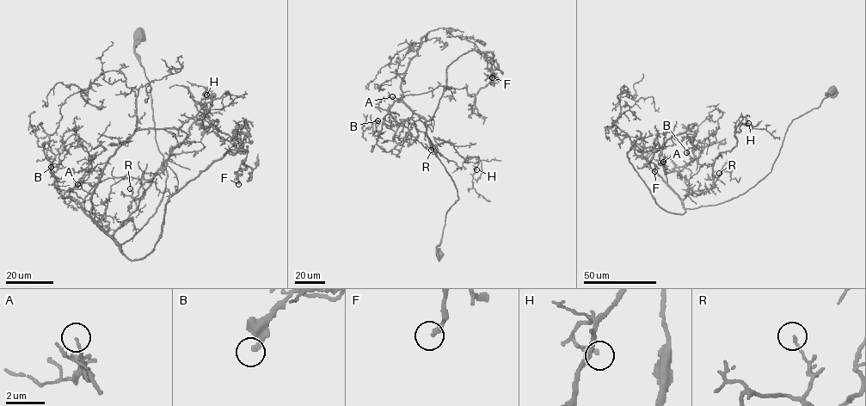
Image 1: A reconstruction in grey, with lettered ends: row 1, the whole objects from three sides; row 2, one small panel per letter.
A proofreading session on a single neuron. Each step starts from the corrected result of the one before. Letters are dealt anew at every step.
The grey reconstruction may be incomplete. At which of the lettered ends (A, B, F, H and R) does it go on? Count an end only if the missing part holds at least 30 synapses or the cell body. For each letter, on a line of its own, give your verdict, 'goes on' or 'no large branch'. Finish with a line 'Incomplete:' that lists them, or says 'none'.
A: no large branch
B: no large branch
F: no large branch
H: no large branch
R: no large branch
Incomplete: none

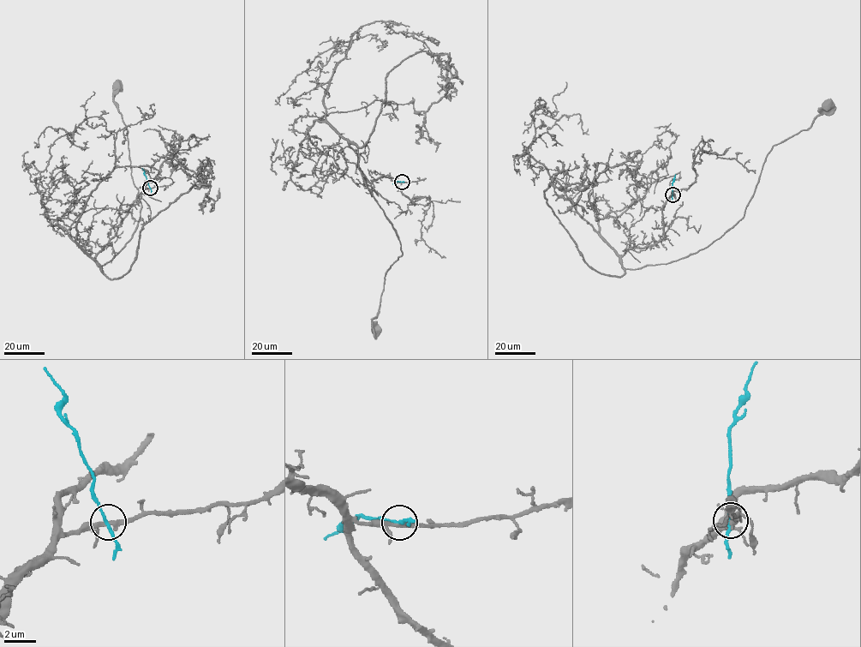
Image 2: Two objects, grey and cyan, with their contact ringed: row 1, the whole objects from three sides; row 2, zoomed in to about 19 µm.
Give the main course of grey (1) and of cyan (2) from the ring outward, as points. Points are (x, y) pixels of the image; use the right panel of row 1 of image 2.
1: (672, 194), (665, 238), (631, 248), (625, 268), (688, 257), (732, 229), (772, 146), (807, 130), (828, 104)
2: (672, 194), (676, 174)

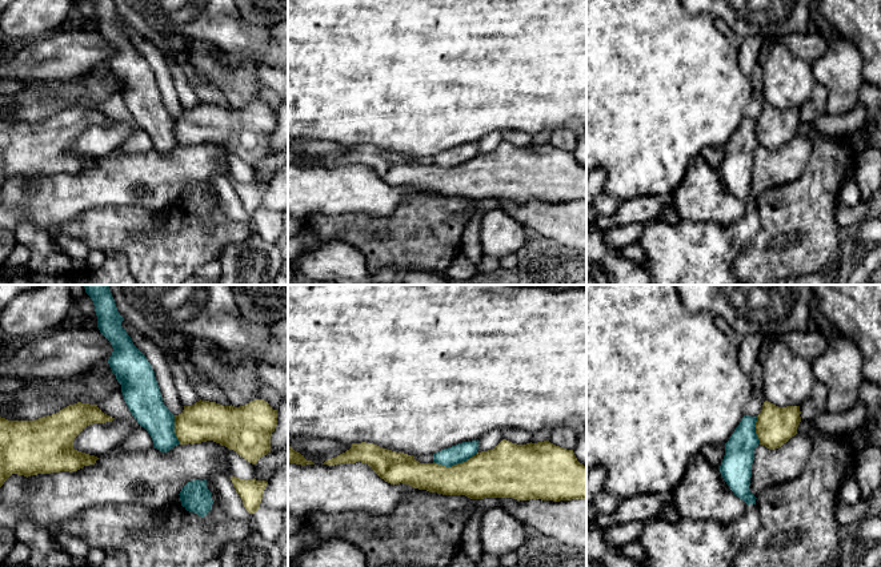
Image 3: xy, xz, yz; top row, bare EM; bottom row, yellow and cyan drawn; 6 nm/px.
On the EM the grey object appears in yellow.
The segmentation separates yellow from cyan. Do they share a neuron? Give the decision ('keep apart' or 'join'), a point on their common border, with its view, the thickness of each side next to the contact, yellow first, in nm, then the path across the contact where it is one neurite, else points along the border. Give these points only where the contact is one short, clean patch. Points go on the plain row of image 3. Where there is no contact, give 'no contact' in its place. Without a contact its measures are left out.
keep apart; meets yellow in xz at (455, 167); 280 nm thick on the yellow side, 120 nm on the other; border along xz (477, 155), (451, 168), (441, 168), (433, 164)

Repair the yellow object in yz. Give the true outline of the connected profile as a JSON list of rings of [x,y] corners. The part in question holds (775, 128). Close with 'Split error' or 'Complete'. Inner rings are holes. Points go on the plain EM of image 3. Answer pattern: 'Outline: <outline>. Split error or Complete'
Outline: [[[765,102],[756,124],[760,146],[774,152],[786,145],[797,136],[800,116],[800,108],[778,109]]]. Complete

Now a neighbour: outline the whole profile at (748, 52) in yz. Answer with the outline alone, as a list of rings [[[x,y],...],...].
[[[761,36],[744,37],[742,44],[738,48],[738,65],[745,76],[752,76],[754,67],[757,65],[757,57],[762,47]]]

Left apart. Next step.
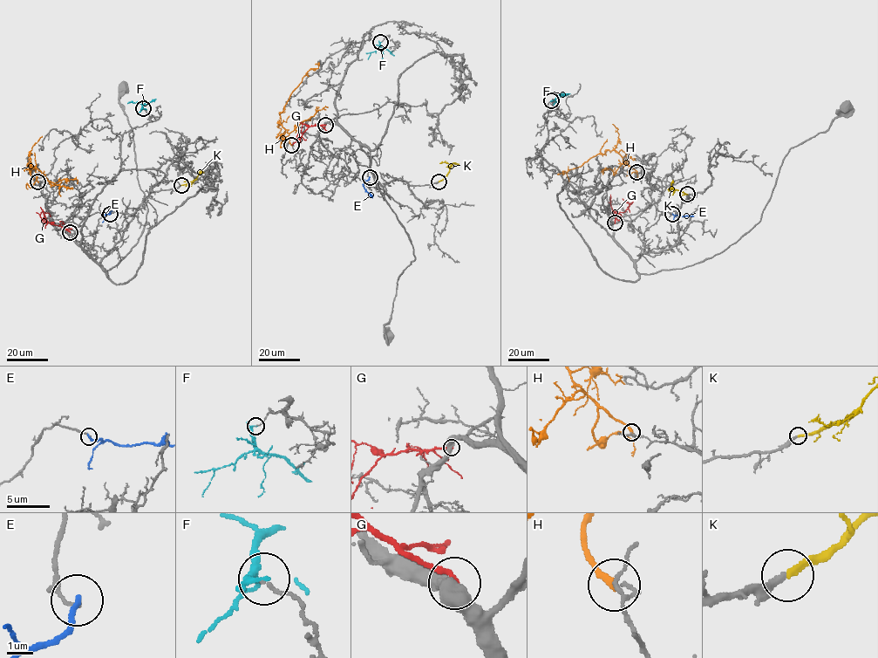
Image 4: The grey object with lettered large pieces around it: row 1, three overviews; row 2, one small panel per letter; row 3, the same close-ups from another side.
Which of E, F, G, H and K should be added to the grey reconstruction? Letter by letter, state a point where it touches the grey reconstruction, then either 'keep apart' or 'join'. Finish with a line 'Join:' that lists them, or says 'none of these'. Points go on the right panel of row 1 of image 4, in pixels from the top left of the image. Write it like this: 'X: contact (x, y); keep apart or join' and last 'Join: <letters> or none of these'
E: contact (672, 214); keep apart
F: contact (551, 100); keep apart
G: contact (615, 222); keep apart
H: contact (636, 172); keep apart
K: contact (687, 194); join
Join: K

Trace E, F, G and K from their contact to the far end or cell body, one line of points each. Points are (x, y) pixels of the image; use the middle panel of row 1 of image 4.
E: (370, 177), (363, 187), (373, 195)
F: (380, 42), (380, 47), (371, 51), (368, 59)
G: (325, 125), (309, 126), (296, 140), (298, 135), (306, 140)
K: (438, 181), (446, 175), (451, 166), (442, 163)

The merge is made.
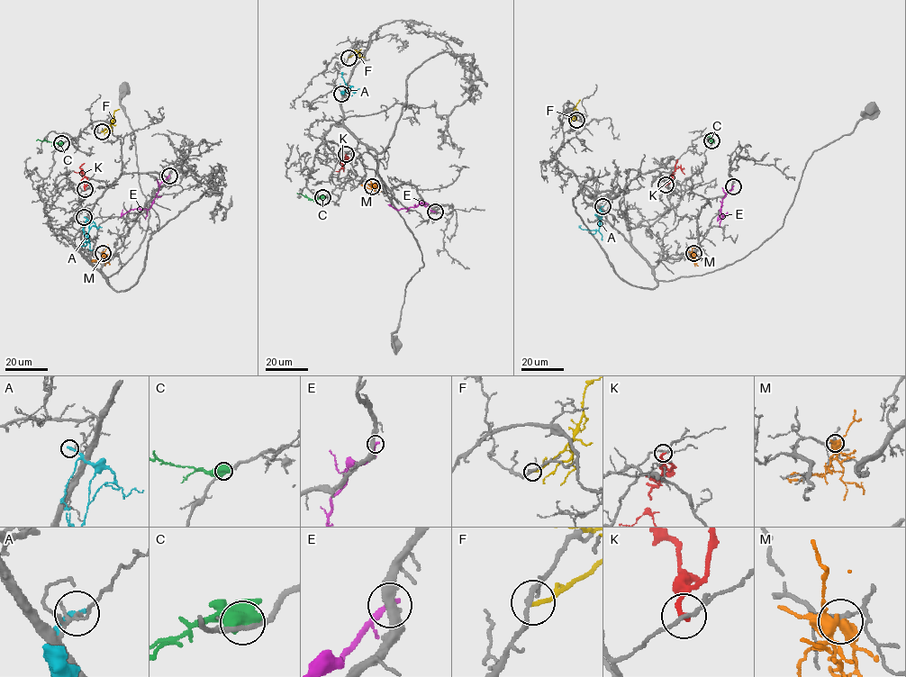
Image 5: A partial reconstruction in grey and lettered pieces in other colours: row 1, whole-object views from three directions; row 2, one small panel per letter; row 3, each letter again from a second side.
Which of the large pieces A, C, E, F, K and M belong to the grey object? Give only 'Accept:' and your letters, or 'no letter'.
Accept: no letter

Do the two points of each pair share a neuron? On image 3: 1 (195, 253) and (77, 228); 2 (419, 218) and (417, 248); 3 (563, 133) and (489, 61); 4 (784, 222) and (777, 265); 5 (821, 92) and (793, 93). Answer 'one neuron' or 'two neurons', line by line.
1: one neuron
2: one neuron
3: two neurons
4: one neuron
5: two neurons

